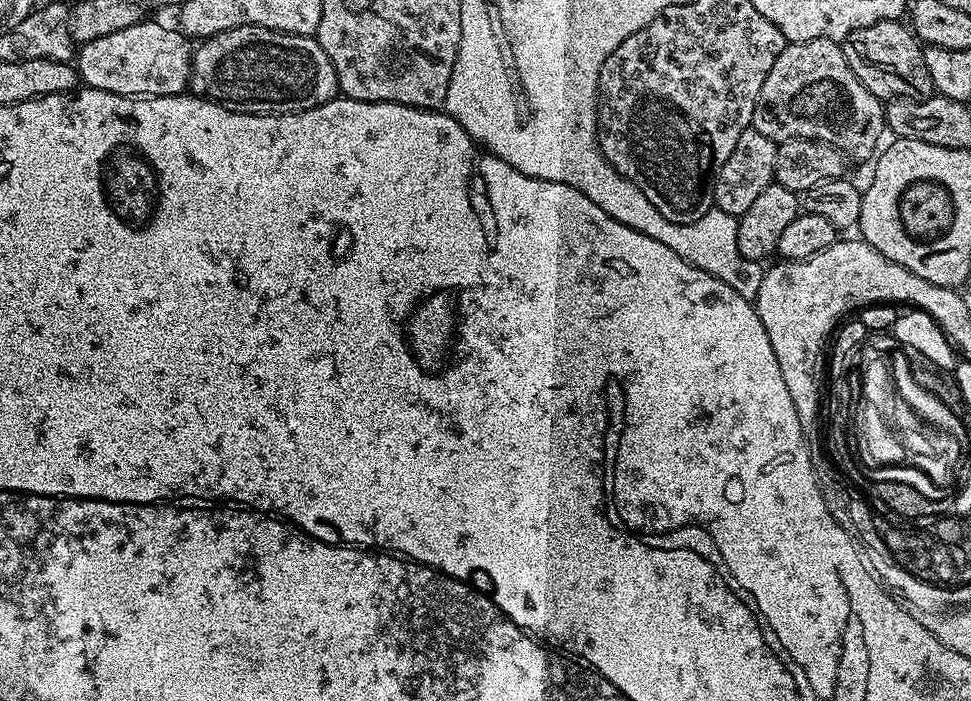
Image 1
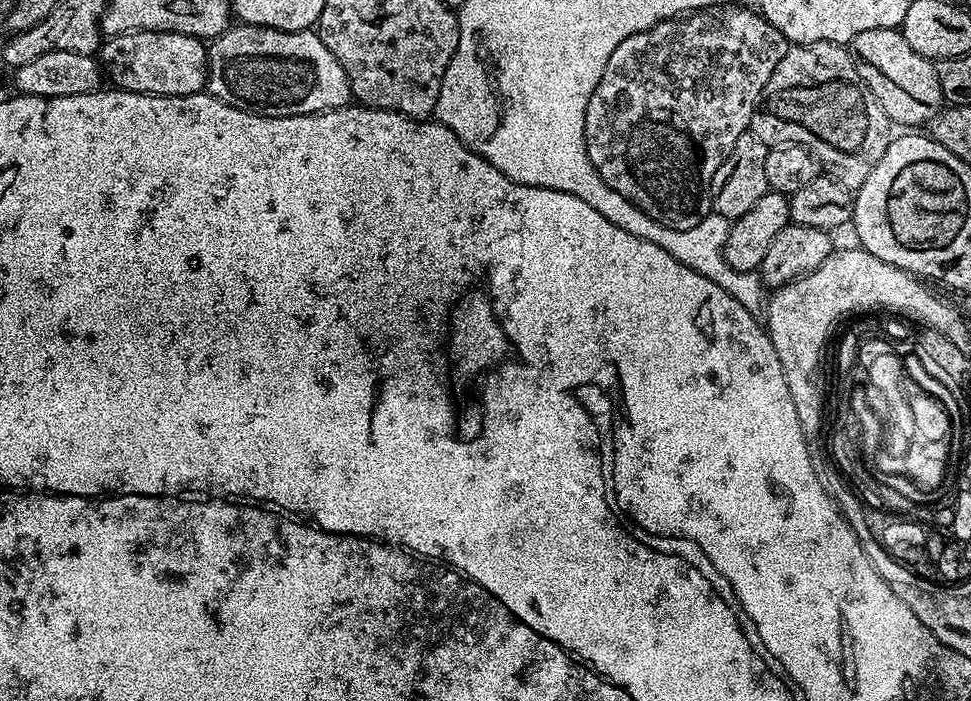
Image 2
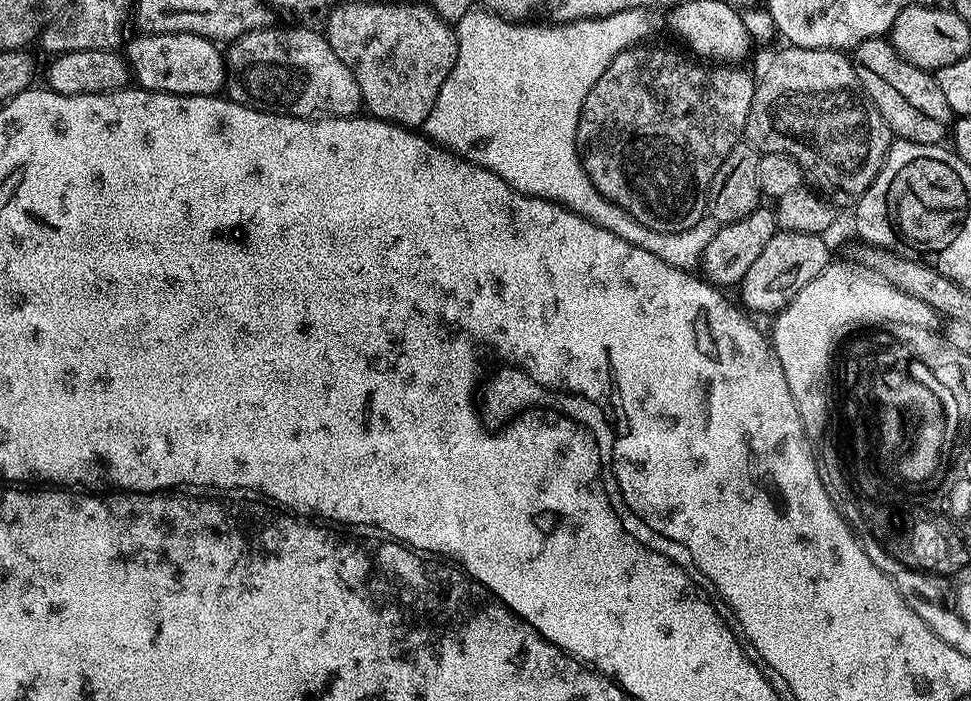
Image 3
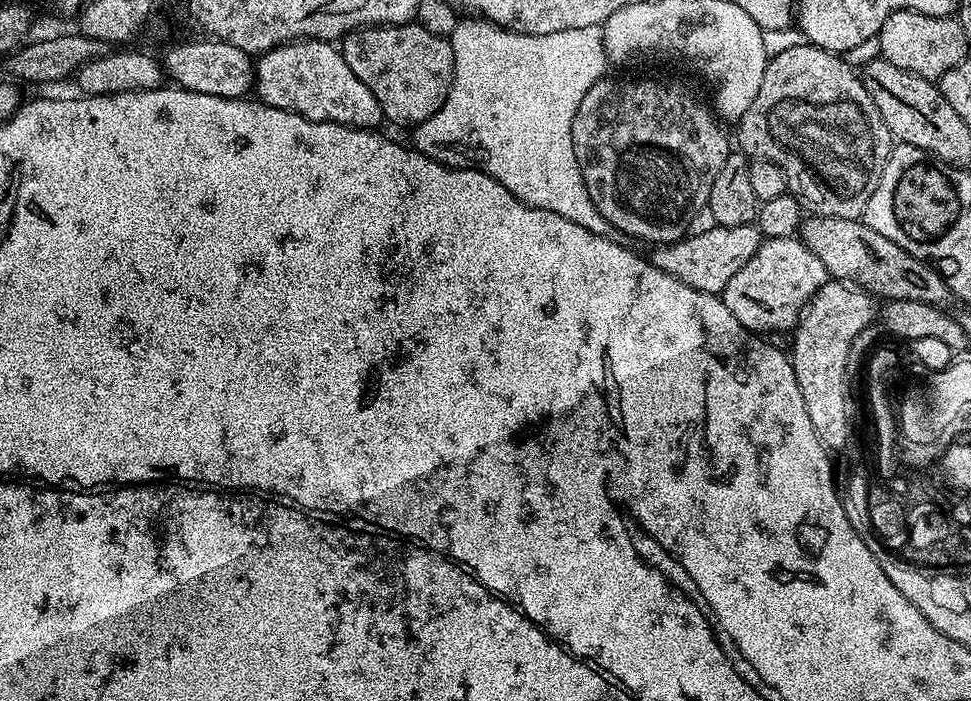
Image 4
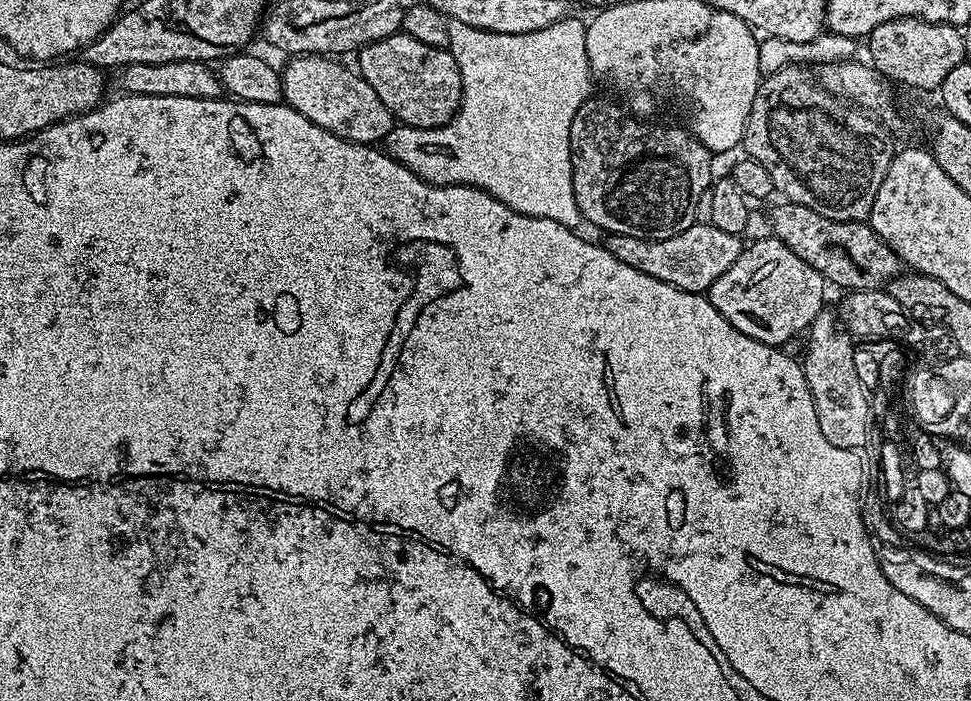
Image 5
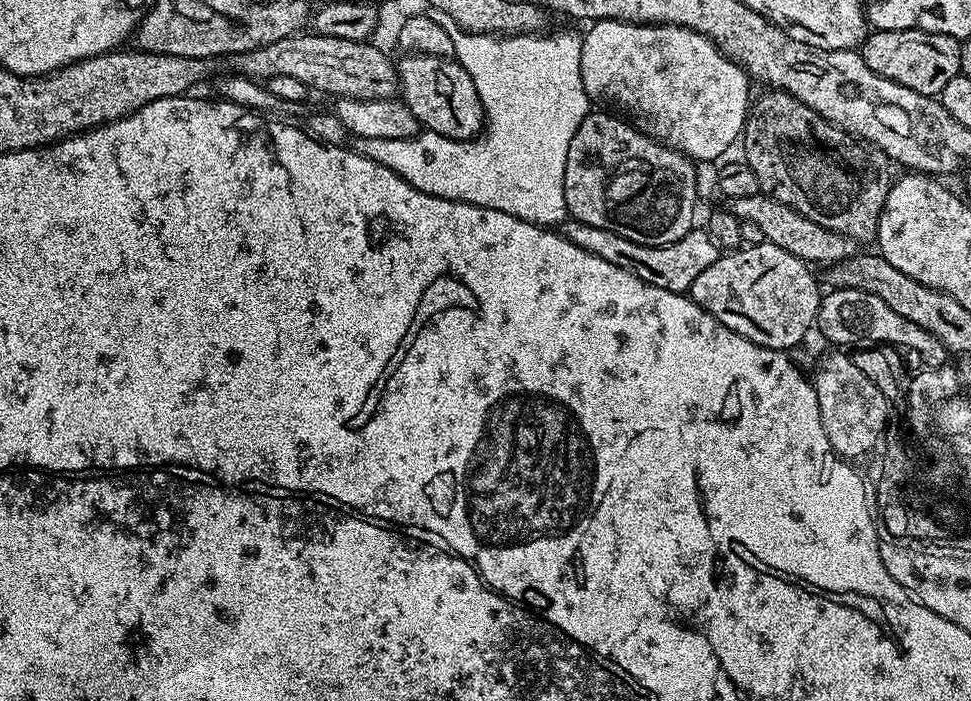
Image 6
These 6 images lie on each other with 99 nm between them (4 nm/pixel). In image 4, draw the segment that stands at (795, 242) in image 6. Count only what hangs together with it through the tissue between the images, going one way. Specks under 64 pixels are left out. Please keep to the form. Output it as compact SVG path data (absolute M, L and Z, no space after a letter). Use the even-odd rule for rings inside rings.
M812 214L801 223L798 236L806 247L822 258L822 266L826 266L831 279L854 282L855 287L864 289L873 297L884 296L885 301L909 300L937 306L947 305L947 300L953 299L944 277L931 264L914 258L902 250L902 246L890 242L890 238L882 238L882 234L878 234L878 230L870 230L863 219Z

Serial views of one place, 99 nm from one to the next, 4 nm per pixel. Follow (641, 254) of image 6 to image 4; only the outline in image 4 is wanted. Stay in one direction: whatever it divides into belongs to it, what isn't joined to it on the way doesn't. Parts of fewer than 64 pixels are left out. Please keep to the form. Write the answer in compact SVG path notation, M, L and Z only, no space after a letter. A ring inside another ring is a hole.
M755 223L746 226L717 226L706 230L706 234L689 234L682 240L674 240L670 244L662 244L651 249L650 259L658 270L666 270L678 282L690 286L694 290L723 293L724 287L754 258L762 243L760 229Z

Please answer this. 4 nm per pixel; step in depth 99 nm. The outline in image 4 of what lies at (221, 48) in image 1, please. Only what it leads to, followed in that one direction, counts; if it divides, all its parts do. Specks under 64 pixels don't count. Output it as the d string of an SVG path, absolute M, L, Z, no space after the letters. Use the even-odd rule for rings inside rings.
M294 40L291 44L279 44L263 53L255 61L256 82L255 95L259 103L268 104L271 108L281 108L287 112L296 112L308 120L318 120L326 124L347 124L349 128L379 129L385 123L382 106L378 106L378 98L358 78L354 78L354 70L346 66L343 51L335 43L327 40Z

